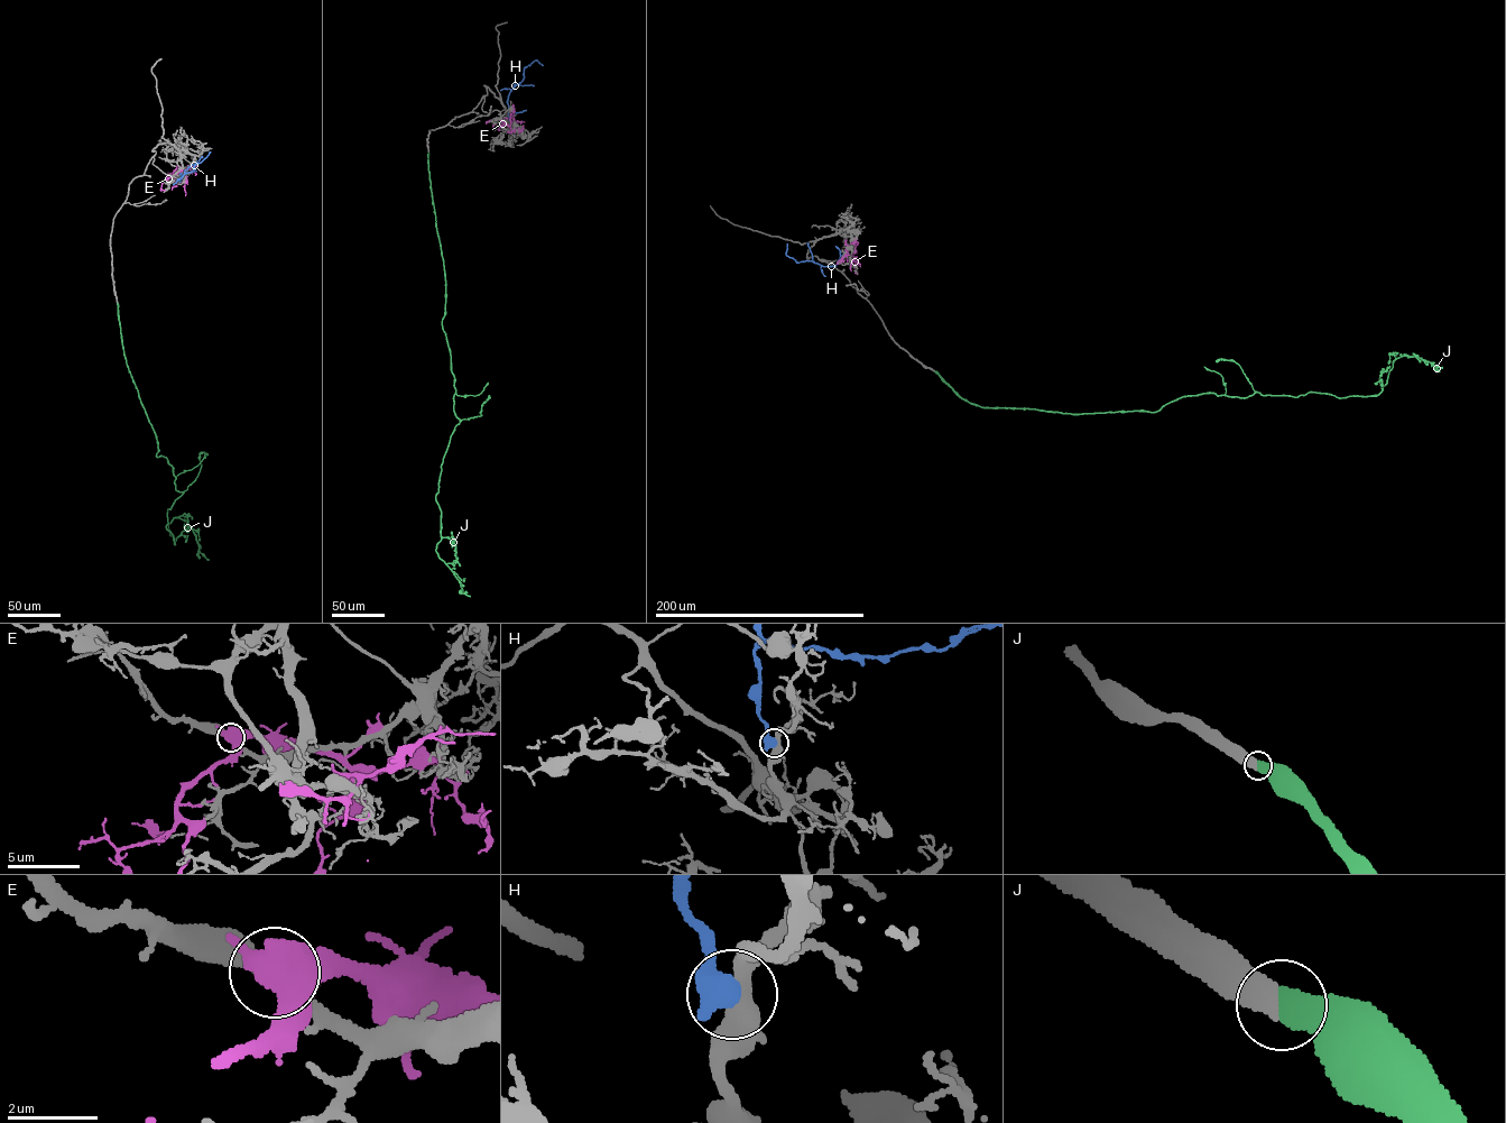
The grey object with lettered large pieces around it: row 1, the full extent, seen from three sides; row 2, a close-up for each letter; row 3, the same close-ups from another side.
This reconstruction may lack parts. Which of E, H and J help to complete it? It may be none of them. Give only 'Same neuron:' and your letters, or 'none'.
Same neuron: J

